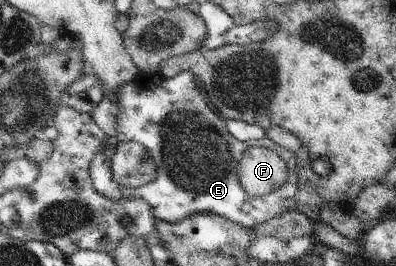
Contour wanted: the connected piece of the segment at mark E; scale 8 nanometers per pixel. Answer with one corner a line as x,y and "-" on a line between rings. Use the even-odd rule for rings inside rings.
182,71
178,73
175,77
164,78
160,72
152,73
152,74
143,74
141,77
138,77
132,83
128,83
126,86
123,86
116,95
106,95
101,101
98,106
94,107
94,110
89,114
92,117
92,120
100,127
102,130
107,134
107,141
103,146
103,149
100,152
97,152
92,159
90,165
90,174
93,180
94,188
97,190
98,193
102,193
105,197
109,199
136,199
142,198
147,203
149,203
151,210
155,217
160,221
166,221
169,223
175,223
181,221
184,217
189,217
194,213
216,213
226,217
228,220
235,222
236,224
242,225
247,227
248,229
256,228
258,225
267,223
269,220
272,220
275,216
282,214
284,211
295,208
295,196
297,193
297,182
298,182
298,175
295,171
296,166
296,157
295,153
286,150
283,146
276,144
272,141
270,144
267,138
260,140
256,144
264,147
268,147
270,149
274,149
278,154
282,157
282,160
286,163
287,166
287,179
284,184
278,188
277,191
271,192
270,194
264,195
263,197
250,197
249,194
242,188
240,184
237,172
239,167
240,159
243,157
244,151
248,147
252,147
255,145
253,142
243,142
239,141
237,138
234,138
227,129
225,118
222,118
220,114
218,114
210,102
202,95
202,92
198,89
196,85
197,76
190,72
190,71
-
124,141
136,141
142,143
146,148
148,154
151,156
151,159
155,162
157,166
157,173
158,176
148,185
144,185
139,189
133,189
132,187
123,187
118,186
114,179
112,178
112,157
115,153
115,148
117,144
120,144

